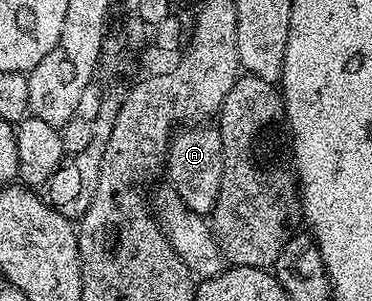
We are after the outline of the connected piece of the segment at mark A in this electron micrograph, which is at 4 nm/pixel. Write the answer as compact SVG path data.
M194 123L179 128L171 136L170 145L166 148L164 173L170 176L169 188L174 189L180 199L184 199L188 211L209 215L216 207L216 195L220 195L223 163L220 131L210 123Z

